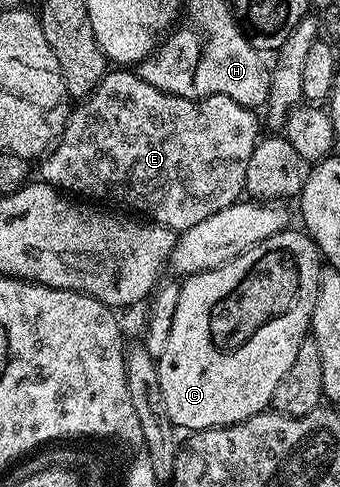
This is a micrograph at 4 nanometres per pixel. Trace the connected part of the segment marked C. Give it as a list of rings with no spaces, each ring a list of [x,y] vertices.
[[[284,228],[221,267],[182,278],[173,327],[169,327],[165,351],[157,359],[165,411],[169,411],[169,419],[180,430],[219,431],[270,406],[273,391],[277,391],[281,375],[289,371],[297,347],[308,340],[313,307],[317,303],[321,254],[306,232],[298,232]]]

